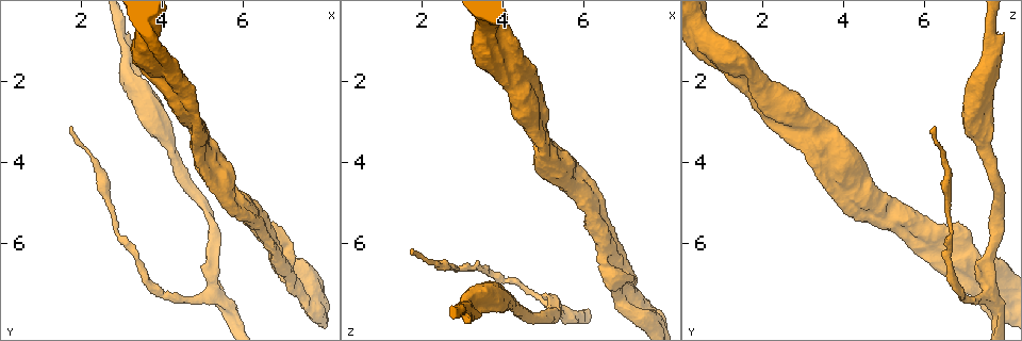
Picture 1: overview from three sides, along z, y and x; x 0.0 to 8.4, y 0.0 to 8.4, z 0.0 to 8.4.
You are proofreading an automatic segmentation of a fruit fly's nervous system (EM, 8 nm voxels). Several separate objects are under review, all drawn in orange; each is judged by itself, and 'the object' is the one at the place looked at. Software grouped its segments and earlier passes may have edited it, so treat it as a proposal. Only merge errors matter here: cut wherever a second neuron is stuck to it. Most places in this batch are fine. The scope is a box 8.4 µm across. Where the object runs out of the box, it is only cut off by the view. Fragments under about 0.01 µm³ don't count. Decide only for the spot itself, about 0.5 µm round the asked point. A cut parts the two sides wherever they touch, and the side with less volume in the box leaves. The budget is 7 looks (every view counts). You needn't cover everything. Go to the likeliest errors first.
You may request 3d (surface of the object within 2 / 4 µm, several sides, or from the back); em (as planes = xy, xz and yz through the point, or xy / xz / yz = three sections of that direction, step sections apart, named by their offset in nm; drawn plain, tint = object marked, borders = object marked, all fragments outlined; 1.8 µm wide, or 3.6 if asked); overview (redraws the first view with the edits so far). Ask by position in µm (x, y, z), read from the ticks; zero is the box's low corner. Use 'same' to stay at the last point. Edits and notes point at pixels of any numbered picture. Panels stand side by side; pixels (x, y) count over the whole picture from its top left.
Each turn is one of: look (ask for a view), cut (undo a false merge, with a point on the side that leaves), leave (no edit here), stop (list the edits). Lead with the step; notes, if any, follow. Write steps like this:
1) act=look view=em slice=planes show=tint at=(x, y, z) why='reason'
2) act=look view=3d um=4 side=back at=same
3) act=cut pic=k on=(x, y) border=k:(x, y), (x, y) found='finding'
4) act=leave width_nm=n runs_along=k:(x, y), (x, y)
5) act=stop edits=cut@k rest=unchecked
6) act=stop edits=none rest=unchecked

act=look view=em slice=planes show=tint at=(7.75, 7.20, 7.90) why='closes a loop'

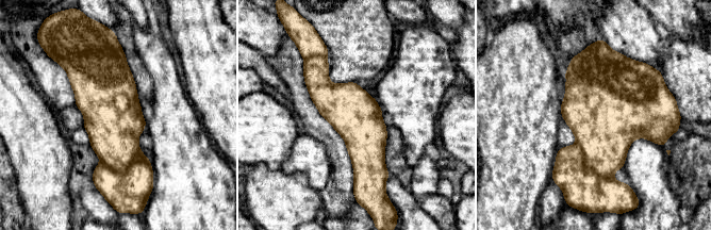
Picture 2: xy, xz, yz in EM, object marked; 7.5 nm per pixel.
act=leave width_nm=380 found='one neuron here'

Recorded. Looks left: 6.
act=look view=3d um=4 at=(3.95, 1.55, 1.00)

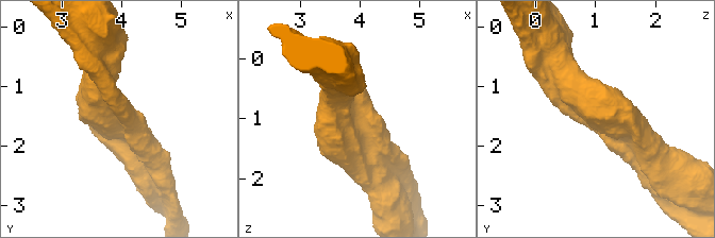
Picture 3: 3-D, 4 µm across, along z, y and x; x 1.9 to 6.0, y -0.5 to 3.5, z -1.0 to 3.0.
act=look view=em um=3.6 slice=planes show=tint at=(3.95, 1.60, 1.00)

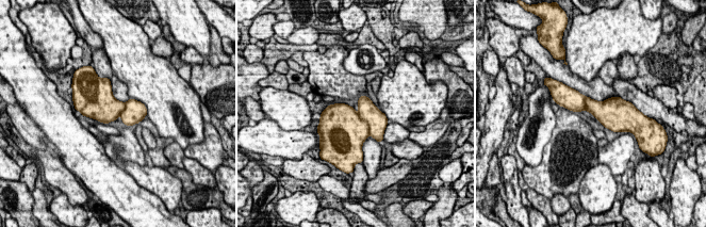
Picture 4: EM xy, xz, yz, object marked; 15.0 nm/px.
act=leave found='one neuron here'

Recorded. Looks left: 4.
act=look view=em slice=planes show=tint at=(6.55, 5.75, 6.10) why='thin neck'

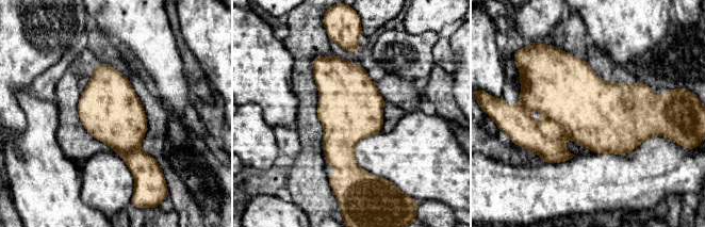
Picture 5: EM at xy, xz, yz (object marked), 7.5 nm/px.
act=leave width_nm=460 found='continuous, no second neuron'

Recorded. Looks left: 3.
act=stop edits=none rest=unchecked

